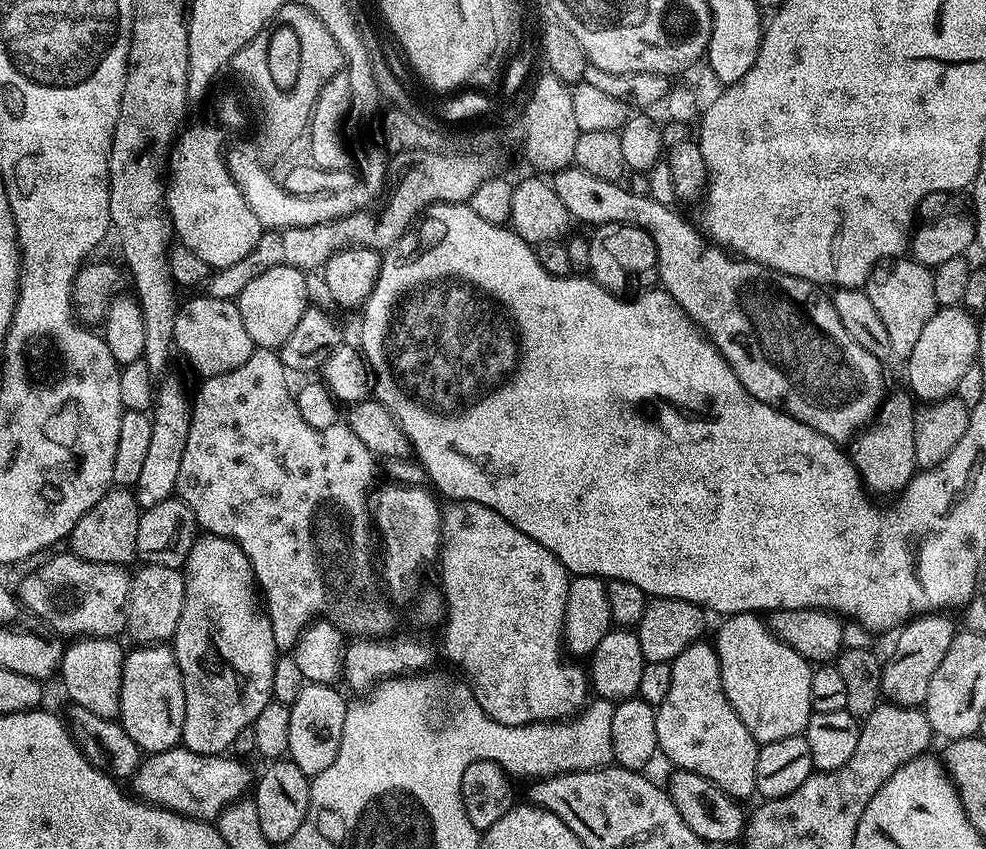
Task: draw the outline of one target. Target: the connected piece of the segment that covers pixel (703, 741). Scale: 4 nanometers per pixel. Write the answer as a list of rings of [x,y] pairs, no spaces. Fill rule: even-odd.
[[[697,642],[686,646],[678,658],[671,660],[672,677],[670,678],[670,694],[666,694],[666,702],[656,708],[656,729],[658,730],[658,748],[673,760],[676,768],[685,768],[691,772],[702,774],[710,782],[714,782],[726,795],[744,802],[748,795],[756,792],[756,767],[758,766],[758,747],[755,738],[746,730],[742,718],[730,706],[726,698],[726,690],[722,690],[722,678],[718,666],[718,654],[711,643]]]

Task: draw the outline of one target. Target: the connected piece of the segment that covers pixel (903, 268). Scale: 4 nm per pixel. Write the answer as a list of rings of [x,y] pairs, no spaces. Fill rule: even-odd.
[[[911,258],[882,260],[872,267],[872,273],[868,275],[866,291],[870,303],[878,310],[878,315],[882,317],[882,322],[886,326],[892,356],[907,358],[910,350],[914,350],[914,345],[918,343],[926,322],[930,322],[938,307],[934,298],[932,269]]]

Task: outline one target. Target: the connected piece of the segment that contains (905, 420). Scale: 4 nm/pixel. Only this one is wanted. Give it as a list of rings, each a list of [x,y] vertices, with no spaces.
[[[907,391],[904,392],[896,393],[889,400],[885,399],[875,422],[861,431],[850,444],[852,464],[863,480],[865,489],[872,494],[877,494],[876,492],[898,494],[918,471],[914,454],[916,408],[913,397]]]

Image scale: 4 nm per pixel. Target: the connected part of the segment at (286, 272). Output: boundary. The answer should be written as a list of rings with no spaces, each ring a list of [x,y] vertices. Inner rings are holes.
[[[274,266],[274,270],[266,270],[266,274],[258,274],[258,278],[253,278],[235,302],[253,345],[256,348],[279,350],[298,326],[302,314],[306,314],[310,307],[306,294],[306,275],[294,266]]]

